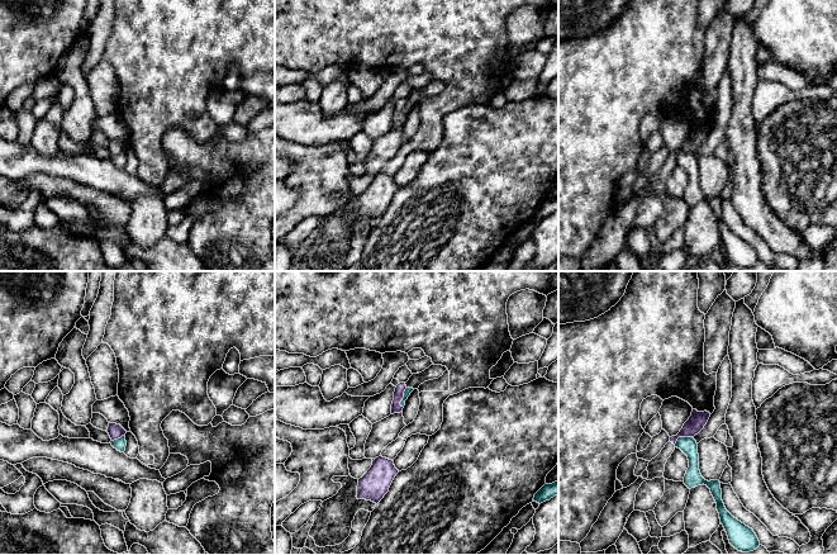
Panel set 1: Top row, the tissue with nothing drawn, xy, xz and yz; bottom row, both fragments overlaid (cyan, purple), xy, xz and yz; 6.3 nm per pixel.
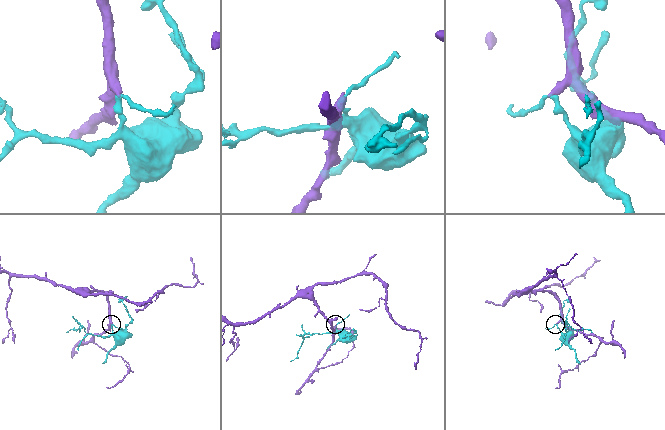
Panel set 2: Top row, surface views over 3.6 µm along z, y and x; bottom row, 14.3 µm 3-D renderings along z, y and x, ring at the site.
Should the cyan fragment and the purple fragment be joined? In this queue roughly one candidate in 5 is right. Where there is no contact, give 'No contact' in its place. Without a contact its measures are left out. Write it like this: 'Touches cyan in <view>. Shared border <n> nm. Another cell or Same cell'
Touches cyan in xz. Shared border 130 nm. Another cell

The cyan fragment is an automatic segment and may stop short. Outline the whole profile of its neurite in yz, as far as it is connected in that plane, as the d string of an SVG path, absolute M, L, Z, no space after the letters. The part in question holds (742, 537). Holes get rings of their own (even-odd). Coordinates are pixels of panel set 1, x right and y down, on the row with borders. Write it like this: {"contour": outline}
{"contour": "M679 437L675 447L680 449L689 460L689 468L684 476L684 484L691 489L698 485L707 485L717 503L721 523L723 525L729 544L742 552L750 552L760 546L760 541L752 528L734 518L724 507L719 480L705 480L699 470L698 443L693 437Z"}

